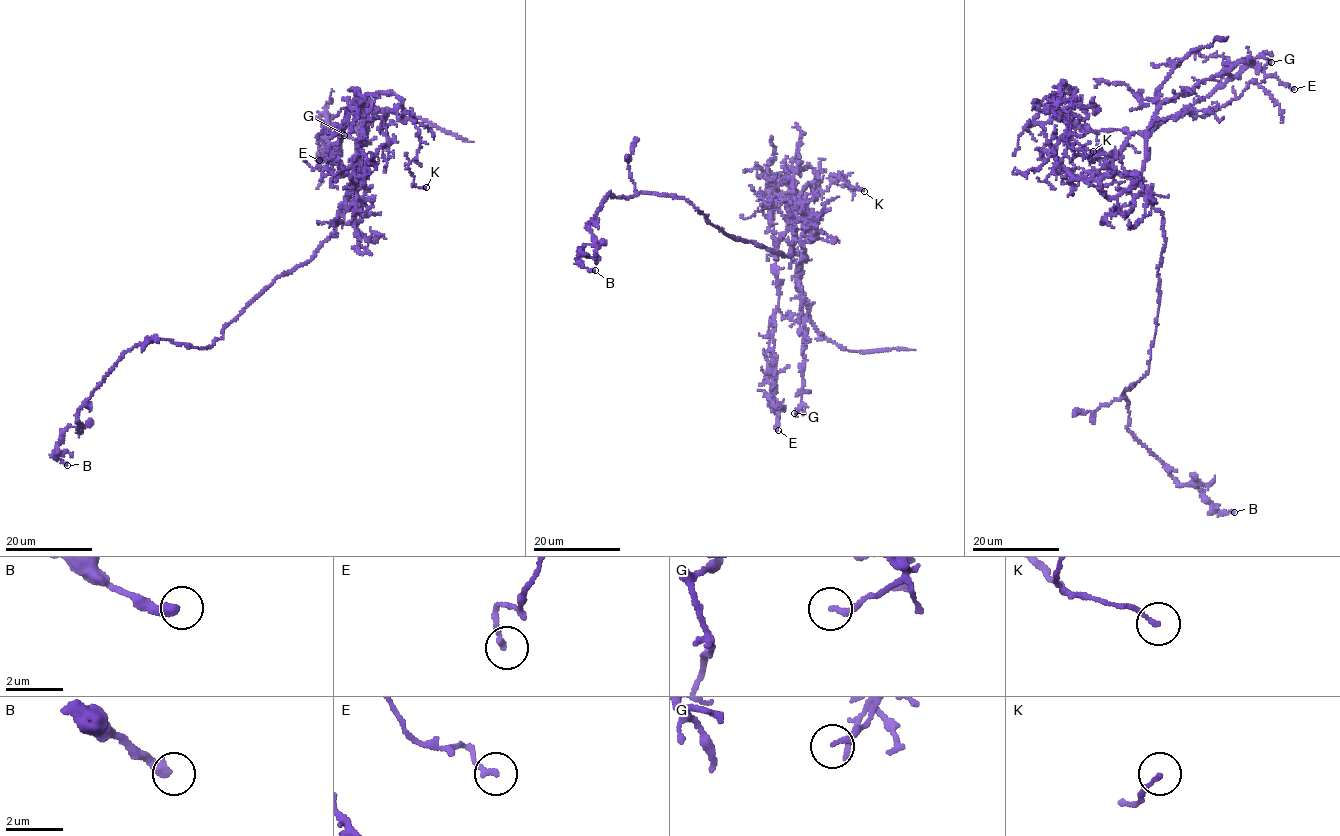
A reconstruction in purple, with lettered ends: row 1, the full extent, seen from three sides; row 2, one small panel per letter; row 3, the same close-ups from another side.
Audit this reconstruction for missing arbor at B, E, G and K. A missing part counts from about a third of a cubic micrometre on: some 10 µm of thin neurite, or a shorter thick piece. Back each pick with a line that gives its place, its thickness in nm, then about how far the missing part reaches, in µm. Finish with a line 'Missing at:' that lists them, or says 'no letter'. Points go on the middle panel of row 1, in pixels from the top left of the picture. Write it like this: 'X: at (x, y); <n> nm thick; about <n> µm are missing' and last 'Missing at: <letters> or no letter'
Missing at: no letter

